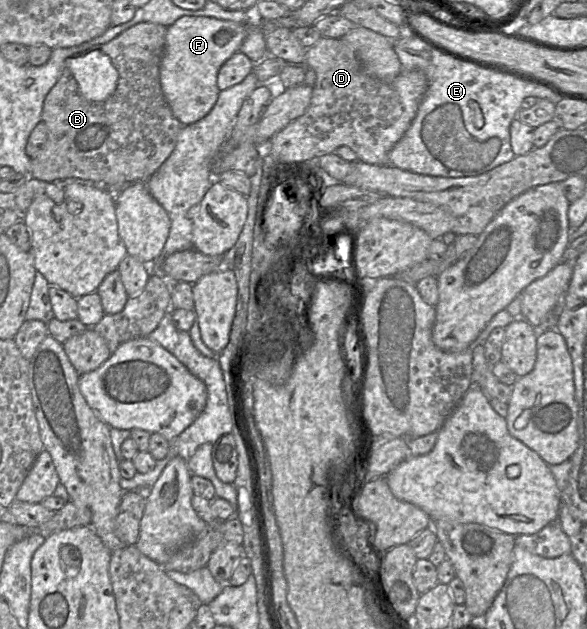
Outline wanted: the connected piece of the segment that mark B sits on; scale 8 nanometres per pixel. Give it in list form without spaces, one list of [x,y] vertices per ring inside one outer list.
[[[141,22],[125,30],[100,49],[87,50],[65,60],[65,68],[55,85],[46,95],[41,114],[41,121],[46,125],[48,134],[44,148],[39,155],[31,159],[30,176],[44,182],[57,182],[77,178],[106,188],[120,188],[137,181],[147,181],[173,152],[179,133],[183,128],[173,115],[165,100],[160,85],[160,62],[164,51],[167,28],[161,24]]]

